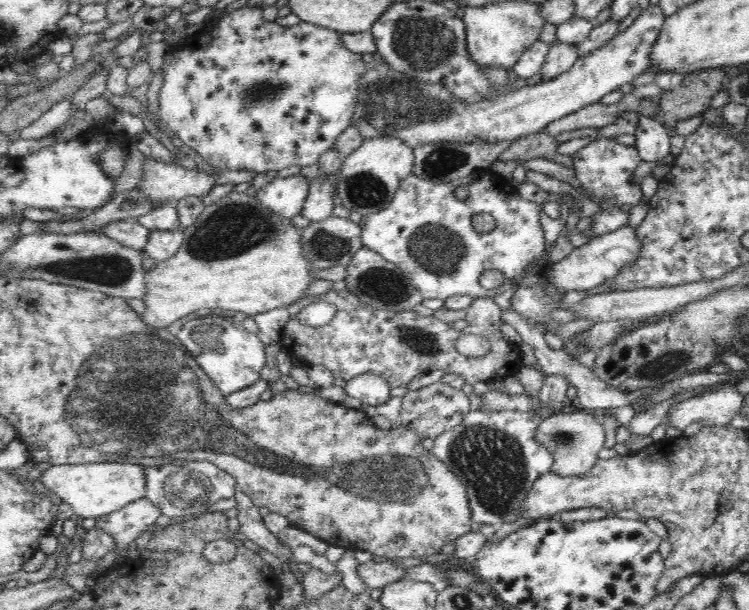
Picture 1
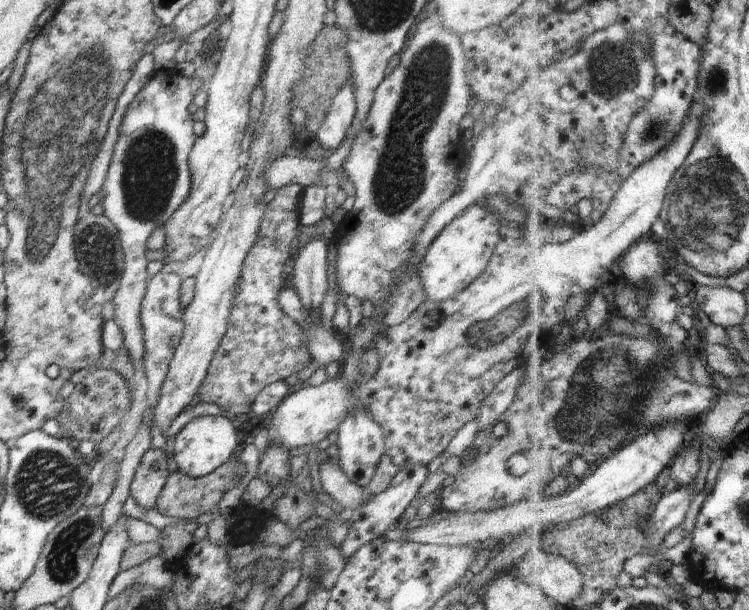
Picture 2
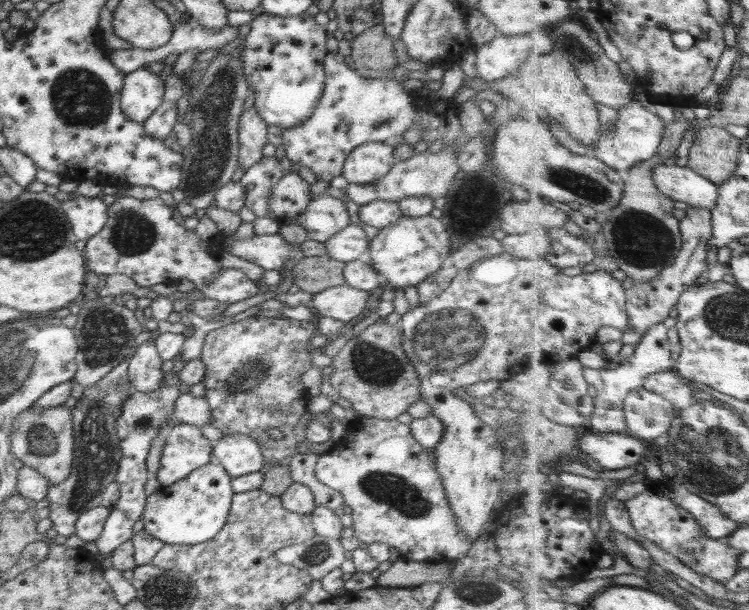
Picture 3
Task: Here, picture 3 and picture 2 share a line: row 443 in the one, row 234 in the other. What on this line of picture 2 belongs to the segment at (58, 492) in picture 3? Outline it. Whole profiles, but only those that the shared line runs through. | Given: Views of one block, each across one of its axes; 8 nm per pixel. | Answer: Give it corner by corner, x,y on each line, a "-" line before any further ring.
143,55
137,62
136,68
132,71
130,80
126,82
126,86
124,86
120,98
118,98
114,114
112,114
112,118
110,118
110,122
108,123
108,130
102,141
100,152
98,152
94,158
94,162
92,162
92,166
90,166
90,174
88,174
88,178
86,178
84,192
80,199
81,203
79,206
78,220
76,220
74,226
74,252
76,260
78,261
78,264
80,264
82,274
90,280
90,284
92,284
92,288
94,288
94,302
98,305
104,305
106,302
113,300
116,291
120,288
124,270
124,252
122,252
120,235
117,232
116,226
114,226
111,220
108,220
104,215
94,215
90,209
88,209
87,204
90,197
93,194
98,193
103,185
112,159
113,148
120,134
119,126
129,104
142,89
150,76
152,76
154,71
153,55

